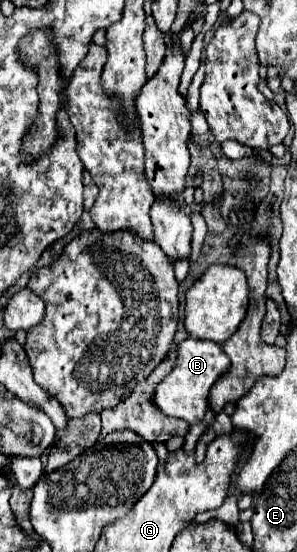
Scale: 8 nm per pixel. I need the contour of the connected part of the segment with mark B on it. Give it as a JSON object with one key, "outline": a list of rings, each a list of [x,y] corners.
{"outline":[[[193,337],[185,339],[181,345],[177,345],[175,367],[155,389],[157,407],[169,417],[179,417],[193,425],[205,415],[209,391],[217,383],[217,379],[229,371],[229,367],[231,367],[231,361],[219,343],[205,341],[205,339],[193,339]]]}

